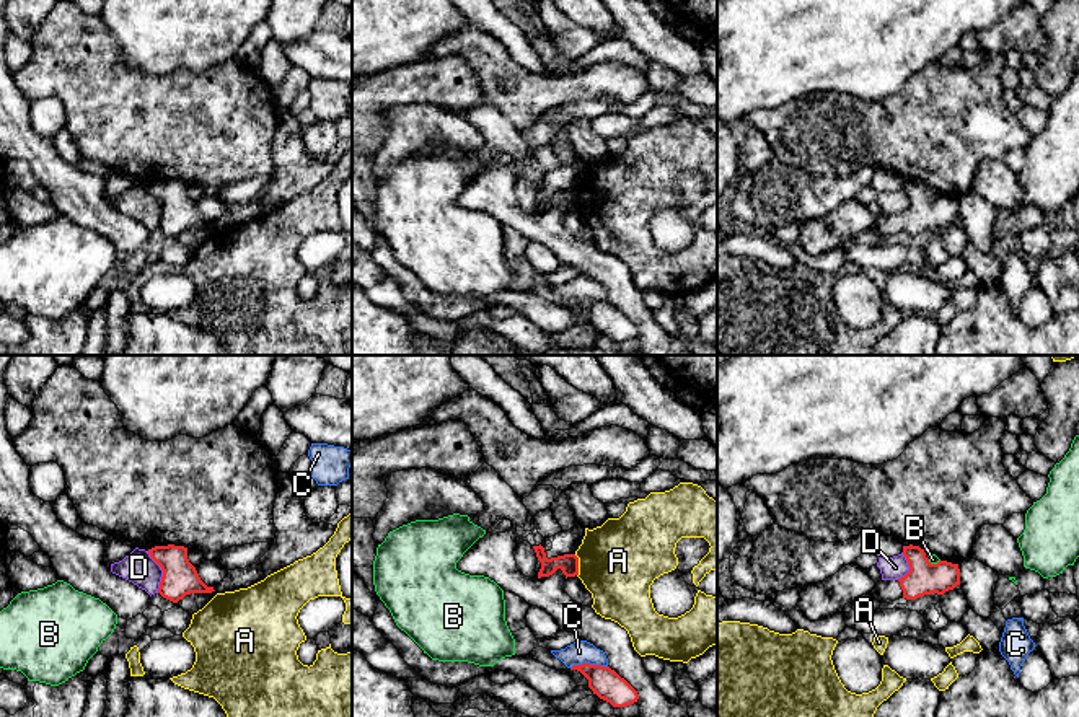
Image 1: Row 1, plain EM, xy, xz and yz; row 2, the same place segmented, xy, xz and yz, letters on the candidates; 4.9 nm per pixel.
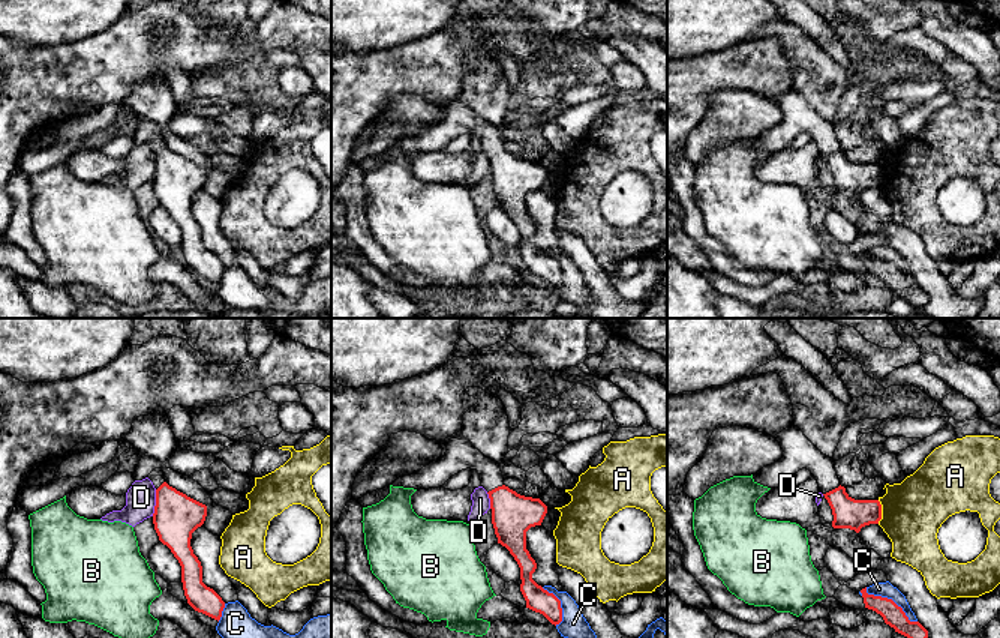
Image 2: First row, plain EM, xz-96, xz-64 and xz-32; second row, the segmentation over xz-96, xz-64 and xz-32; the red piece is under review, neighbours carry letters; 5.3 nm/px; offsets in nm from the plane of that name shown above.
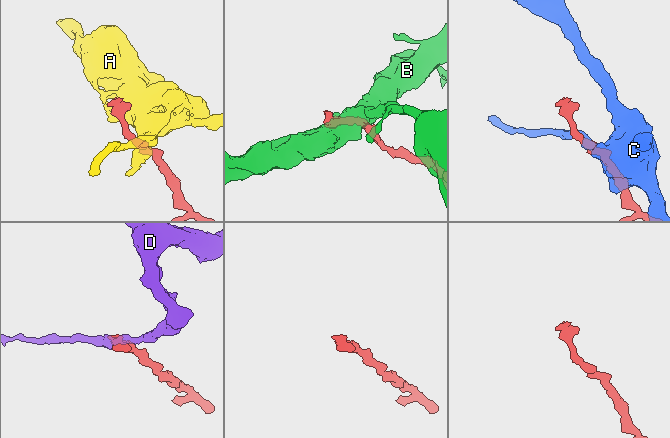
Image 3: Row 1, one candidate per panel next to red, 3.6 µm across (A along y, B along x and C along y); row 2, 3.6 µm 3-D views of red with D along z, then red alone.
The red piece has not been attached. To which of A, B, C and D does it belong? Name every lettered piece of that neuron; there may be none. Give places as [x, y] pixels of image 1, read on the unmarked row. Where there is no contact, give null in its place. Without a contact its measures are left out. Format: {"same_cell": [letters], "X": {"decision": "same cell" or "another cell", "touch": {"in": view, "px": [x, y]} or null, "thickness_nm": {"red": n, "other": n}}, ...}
{"same_cell": [], "A": {"decision": "another cell", "touch": {"in": "xz", "px": [577, 201]}, "thickness_nm": {"red": 100, "other": 400}}, "B": {"decision": "another cell", "touch": {"in": "yz", "px": [933, 199]}, "thickness_nm": {"red": 160, "other": 50}}, "C": {"decision": "another cell", "touch": {"in": "xz", "px": [589, 299]}, "thickness_nm": {"red": 150, "other": 110}}, "D": {"decision": "another cell", "touch": {"in": "xy", "px": [163, 207]}, "thickness_nm": {"red": 180, "other": 160}}}

